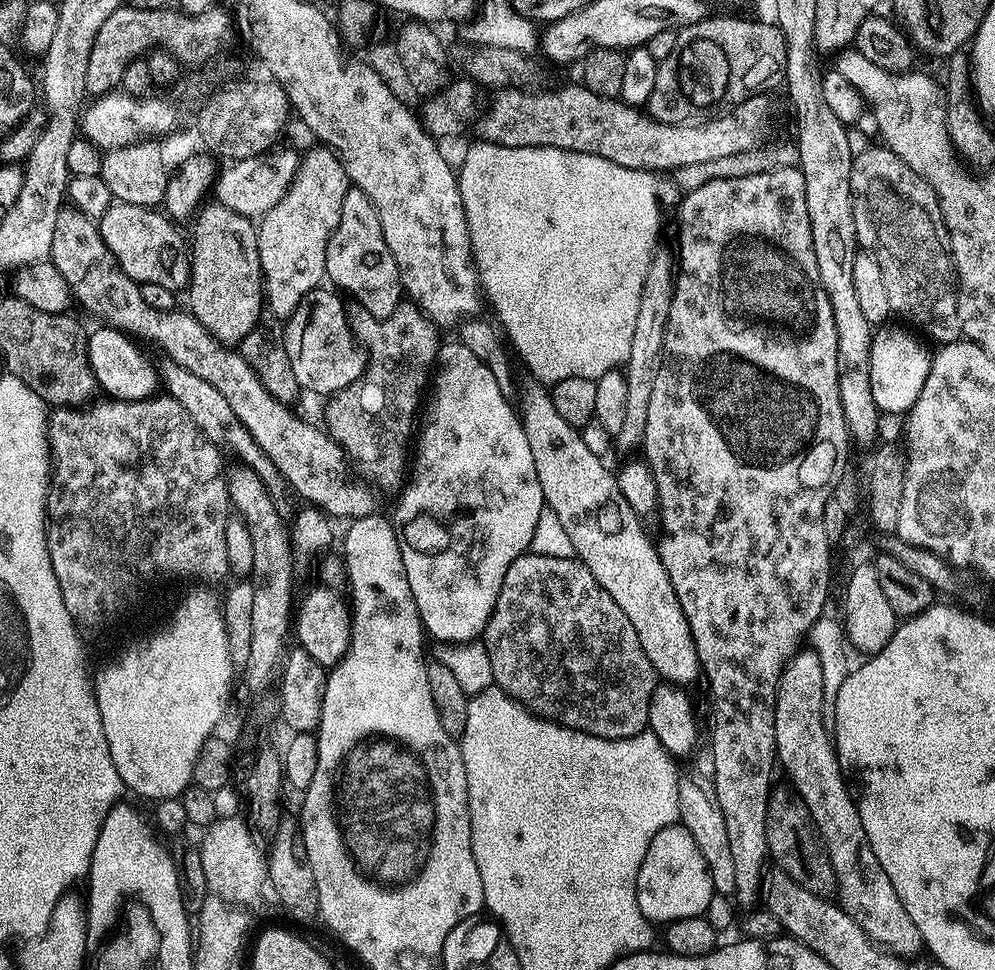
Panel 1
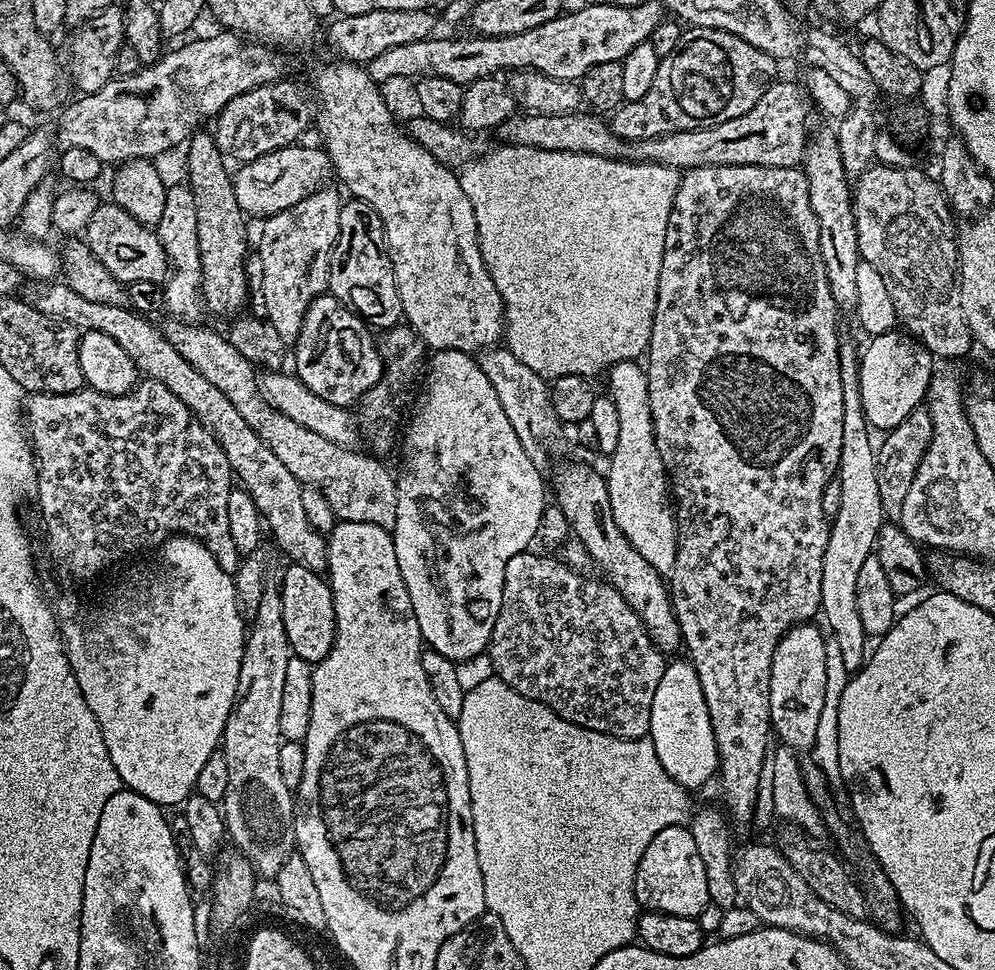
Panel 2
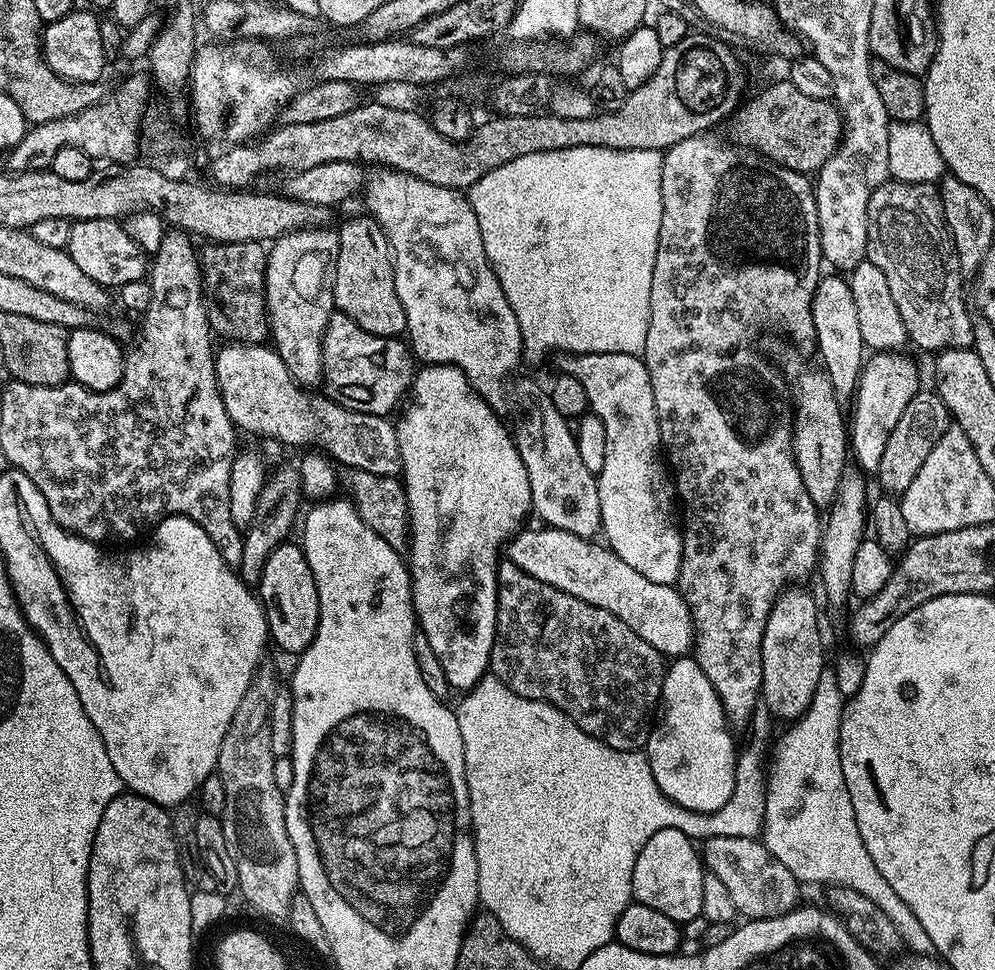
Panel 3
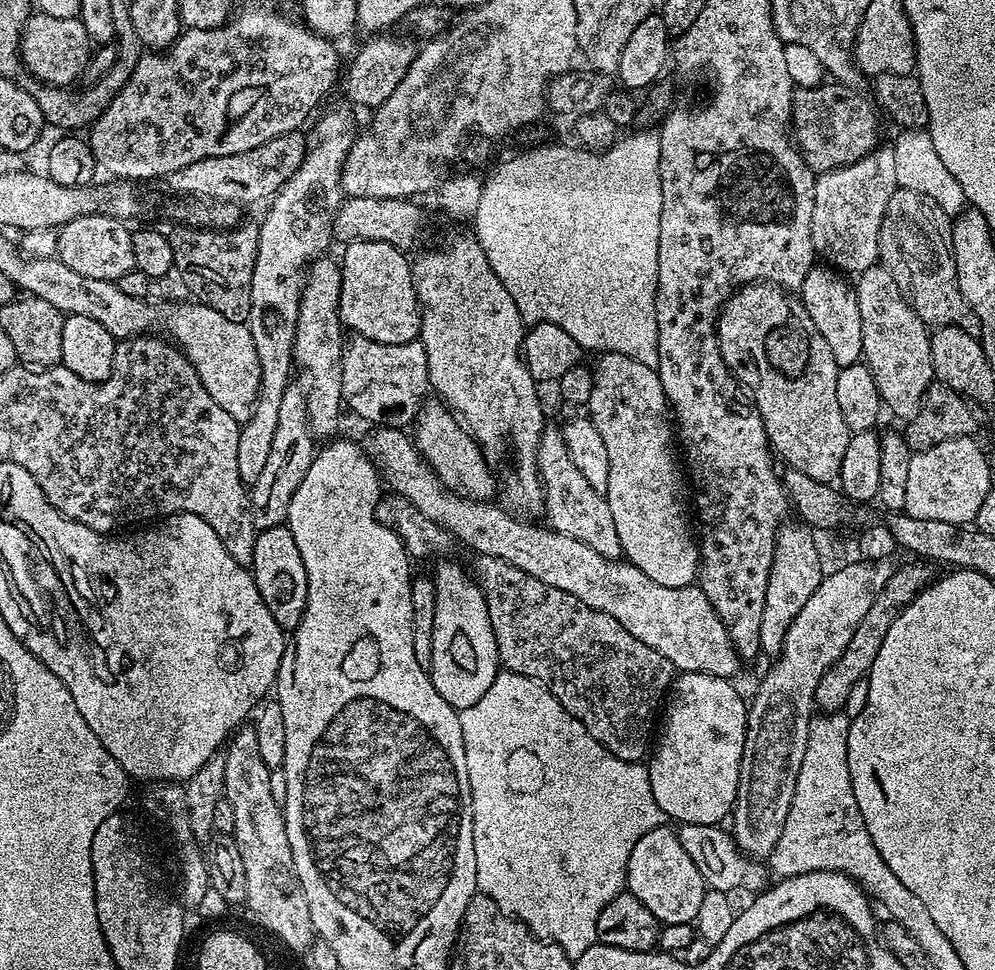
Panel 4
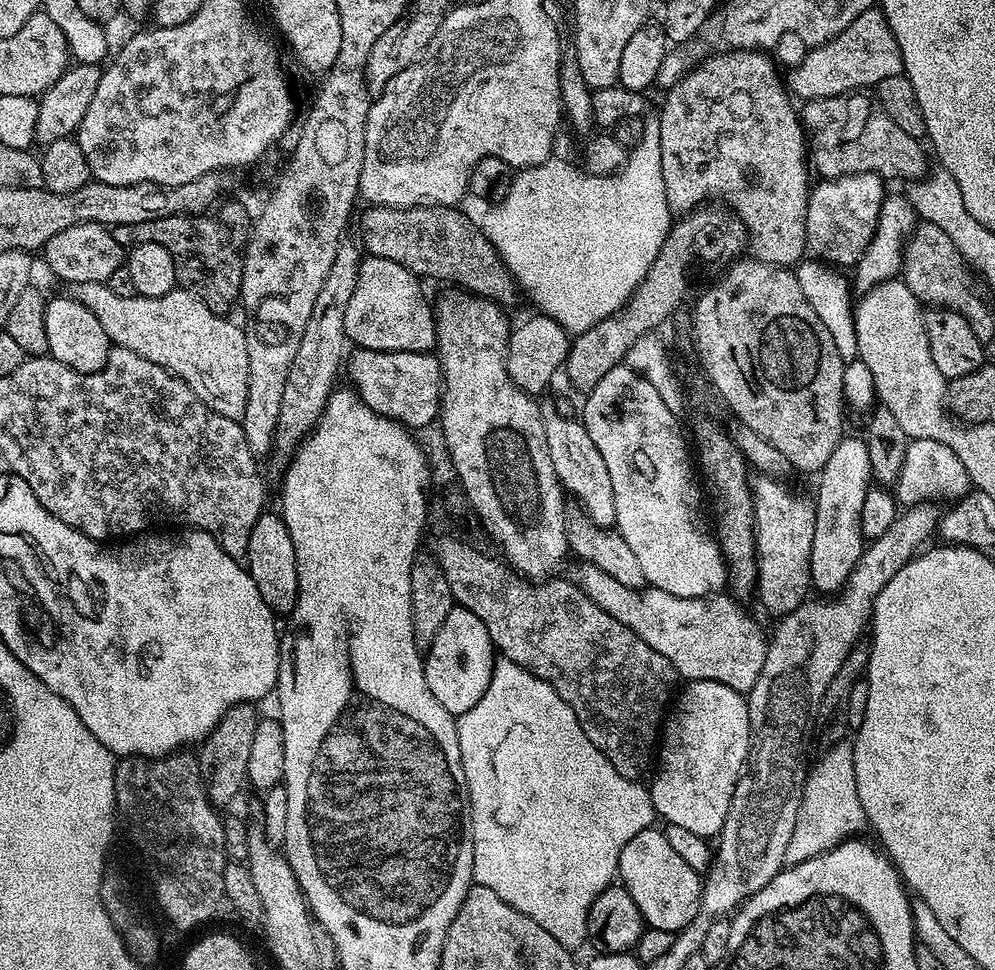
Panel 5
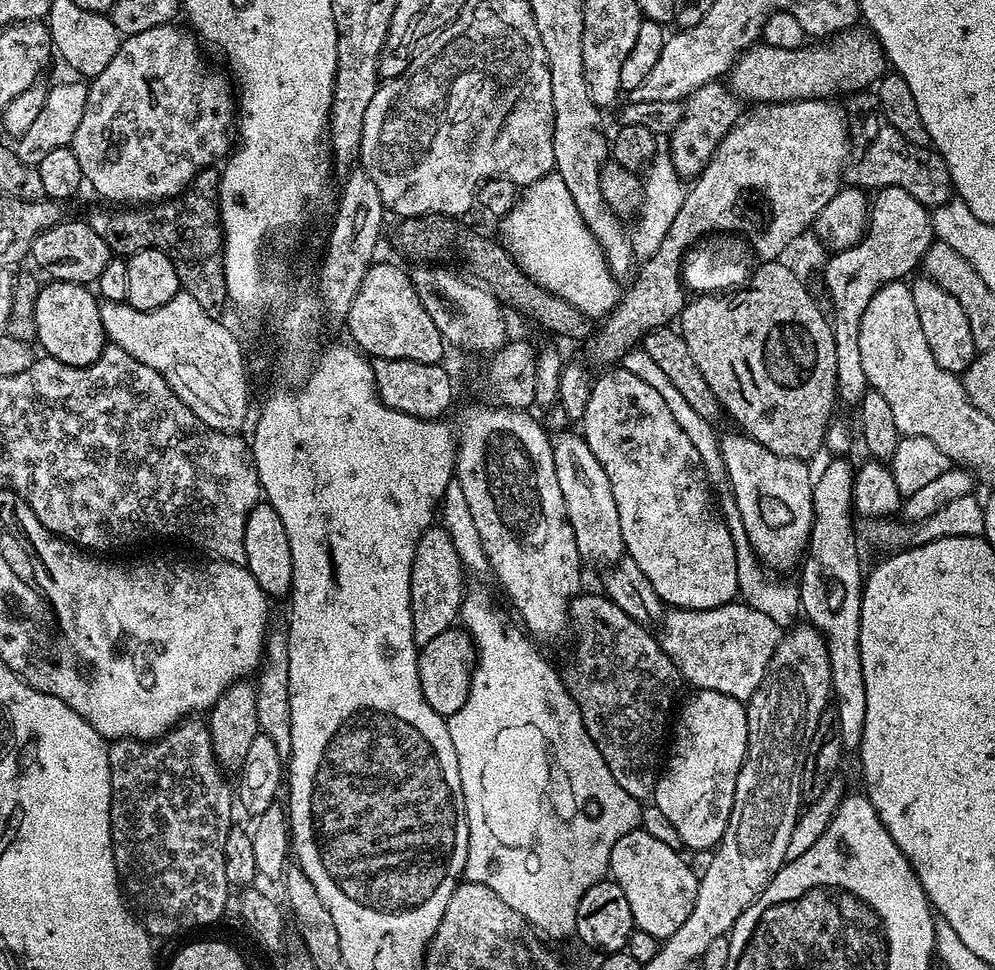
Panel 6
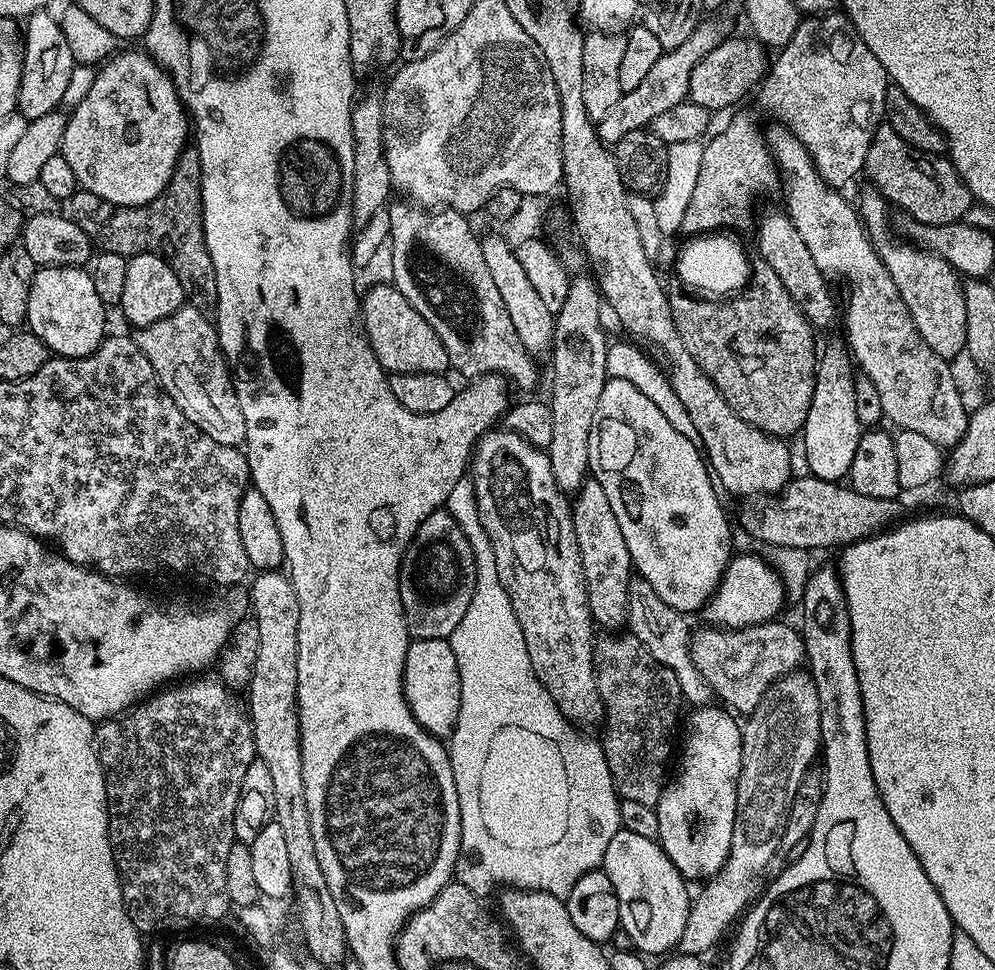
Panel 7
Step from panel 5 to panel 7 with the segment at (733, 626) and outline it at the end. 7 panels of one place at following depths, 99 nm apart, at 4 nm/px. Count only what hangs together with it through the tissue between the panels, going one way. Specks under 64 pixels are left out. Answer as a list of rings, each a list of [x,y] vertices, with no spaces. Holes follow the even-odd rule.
[[[775,618],[748,628],[703,626],[692,632],[692,657],[698,674],[706,678],[715,699],[725,700],[720,702],[733,713],[747,714],[755,710],[770,685],[805,663],[803,635],[790,625],[779,622]]]

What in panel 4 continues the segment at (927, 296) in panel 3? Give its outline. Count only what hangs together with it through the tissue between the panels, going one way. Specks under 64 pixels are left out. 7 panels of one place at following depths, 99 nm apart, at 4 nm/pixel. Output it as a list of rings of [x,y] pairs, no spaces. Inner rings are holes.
[[[897,188],[896,193],[886,202],[886,212],[882,214],[882,224],[878,234],[879,263],[886,270],[890,270],[890,278],[898,282],[898,290],[906,298],[906,302],[922,318],[922,322],[929,329],[935,330],[946,326],[958,326],[973,334],[979,333],[978,318],[966,311],[964,300],[960,297],[958,282],[956,281],[956,267],[952,257],[952,226],[950,217],[943,212],[930,198],[922,194],[914,194],[914,190]]]

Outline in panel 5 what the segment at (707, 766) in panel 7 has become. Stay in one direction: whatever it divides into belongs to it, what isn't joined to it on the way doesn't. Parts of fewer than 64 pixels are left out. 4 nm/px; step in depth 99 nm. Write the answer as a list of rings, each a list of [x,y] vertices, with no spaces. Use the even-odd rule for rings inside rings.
[[[690,680],[683,686],[685,688],[679,689],[662,724],[662,739],[658,744],[660,769],[650,783],[652,804],[661,821],[682,826],[705,838],[716,838],[724,829],[736,783],[740,780],[748,763],[748,752],[752,749],[748,701],[745,693],[730,690],[730,686],[722,686],[722,682]]]

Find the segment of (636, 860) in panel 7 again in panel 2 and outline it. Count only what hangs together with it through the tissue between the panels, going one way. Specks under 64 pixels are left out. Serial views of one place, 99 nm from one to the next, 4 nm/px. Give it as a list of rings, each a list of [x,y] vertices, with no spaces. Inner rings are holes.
[[[672,825],[654,834],[654,842],[646,846],[636,871],[636,902],[649,912],[665,912],[668,916],[700,915],[710,902],[706,890],[706,866],[698,855],[698,846],[685,825]]]

